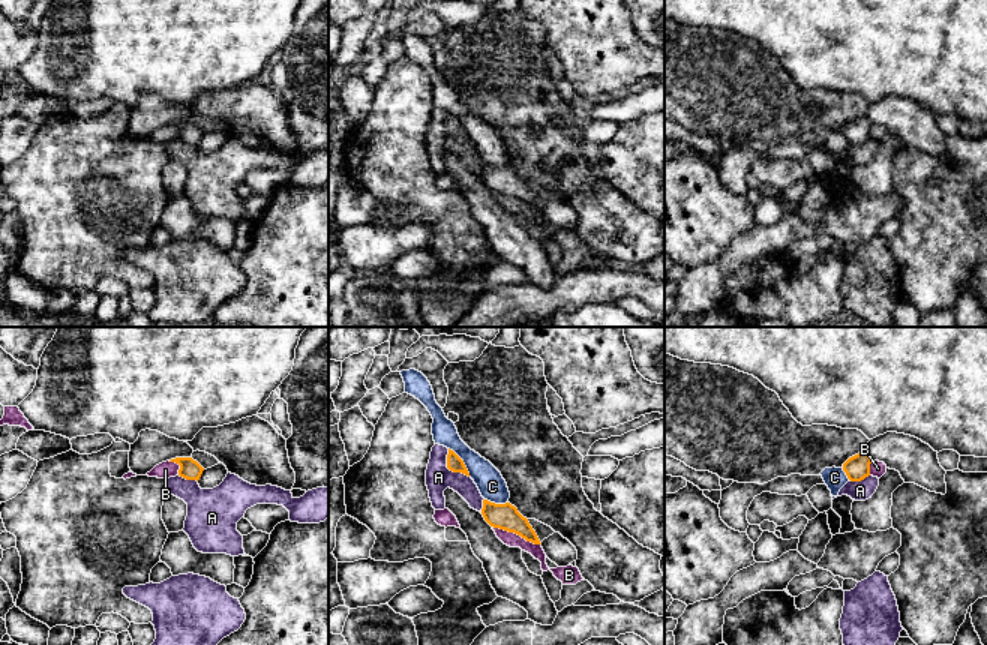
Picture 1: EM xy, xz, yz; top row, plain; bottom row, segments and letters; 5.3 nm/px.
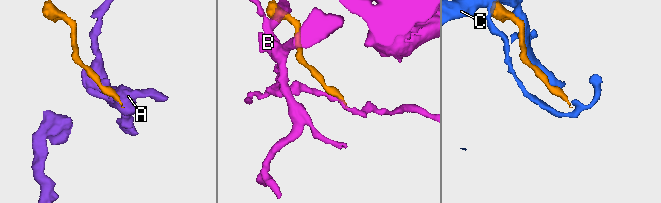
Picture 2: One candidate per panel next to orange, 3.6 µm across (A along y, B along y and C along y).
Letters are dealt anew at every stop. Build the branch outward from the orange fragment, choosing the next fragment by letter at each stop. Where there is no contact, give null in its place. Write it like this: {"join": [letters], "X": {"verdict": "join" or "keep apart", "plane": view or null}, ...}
{"join": [], "A": {"verdict": "keep apart", "plane": "xz"}, "B": {"verdict": "keep apart", "plane": "xz"}, "C": {"verdict": "keep apart", "plane": "xz"}}

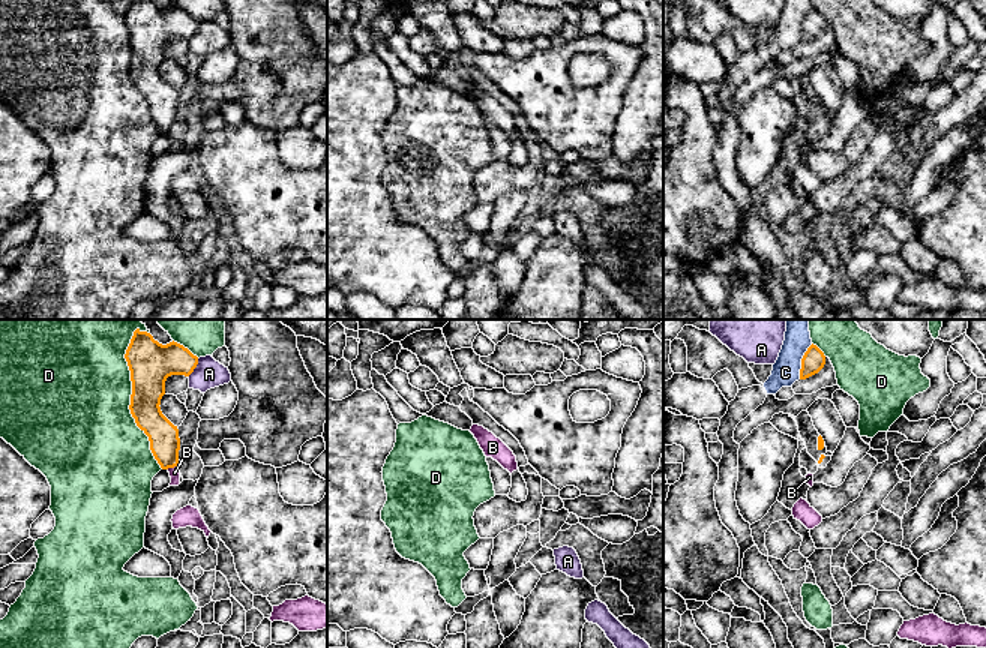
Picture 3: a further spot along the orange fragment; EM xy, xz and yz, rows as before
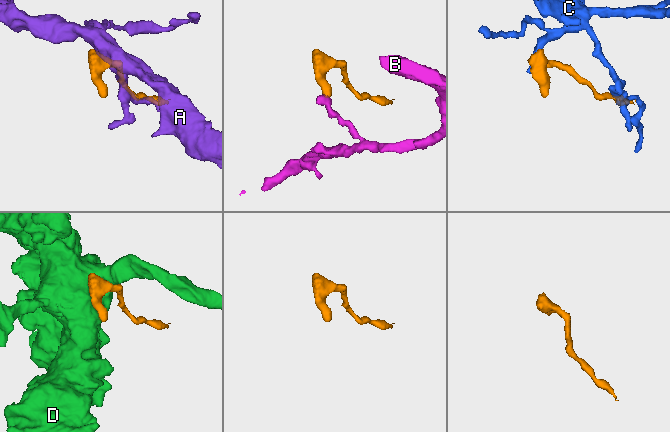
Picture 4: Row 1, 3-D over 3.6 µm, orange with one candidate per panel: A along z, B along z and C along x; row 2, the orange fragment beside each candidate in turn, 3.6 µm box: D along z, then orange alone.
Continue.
{"join": [], "A": {"verdict": "keep apart", "plane": "xy"}, "B": {"verdict": "keep apart", "plane": "xy"}, "C": {"verdict": "keep apart", "plane": "yz"}, "D": {"verdict": "keep apart", "plane": "xy"}}

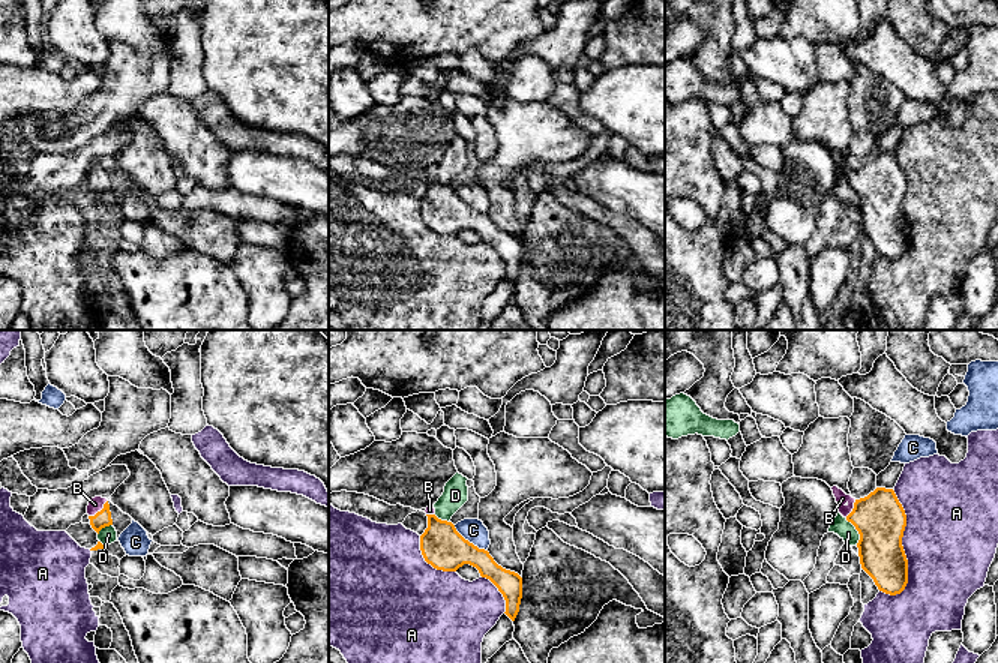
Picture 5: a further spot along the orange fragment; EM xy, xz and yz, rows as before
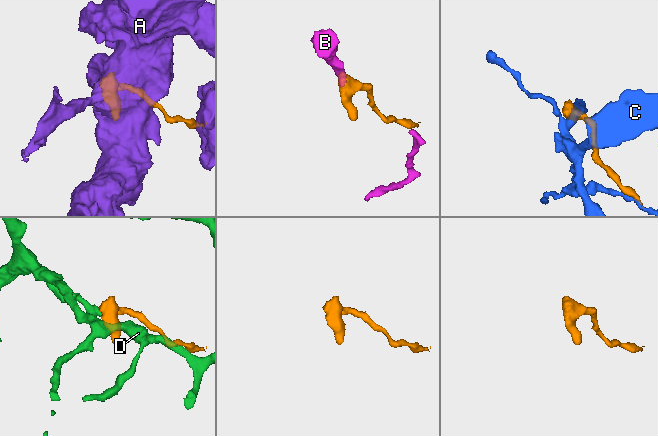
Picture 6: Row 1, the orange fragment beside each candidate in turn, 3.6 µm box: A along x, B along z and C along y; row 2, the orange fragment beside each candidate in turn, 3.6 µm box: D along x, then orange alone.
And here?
{"join": ["B"], "A": {"verdict": "keep apart", "plane": "yz"}, "B": {"verdict": "join", "plane": "xy"}, "C": {"verdict": "keep apart", "plane": "xz"}, "D": {"verdict": "keep apart", "plane": "yz"}}

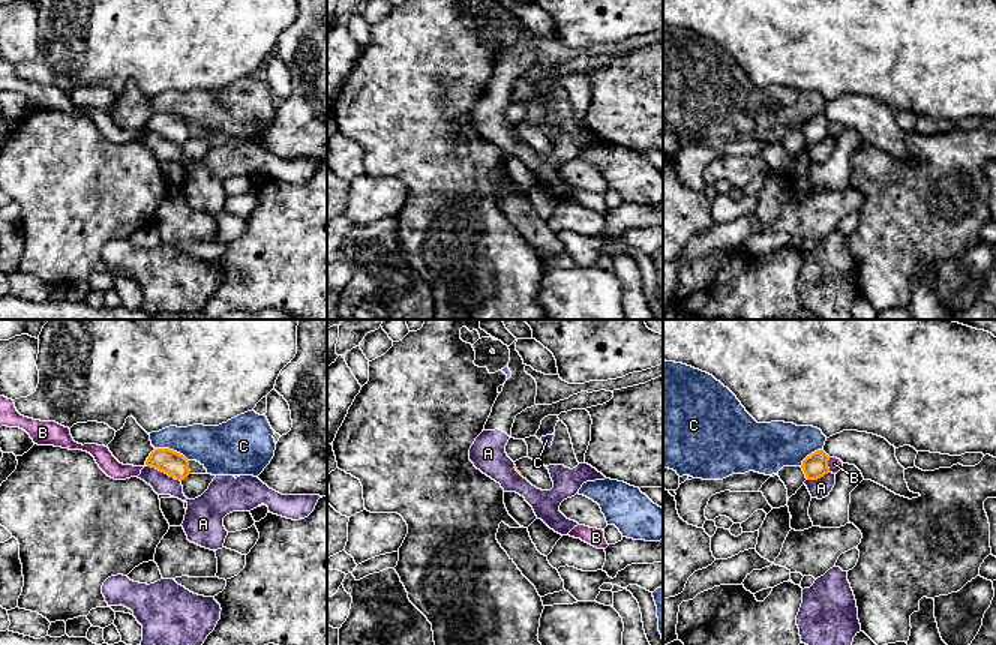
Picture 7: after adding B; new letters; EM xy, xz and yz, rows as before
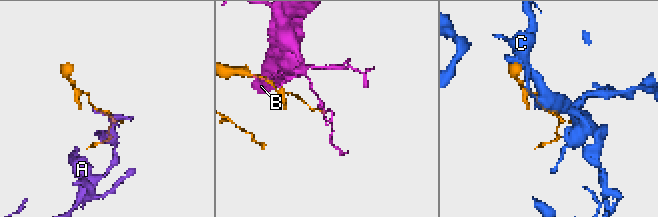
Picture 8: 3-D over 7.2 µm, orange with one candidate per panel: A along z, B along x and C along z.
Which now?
{"join": [], "A": {"verdict": "keep apart", "plane": "xy"}, "B": {"verdict": "keep apart", "plane": "yz"}, "C": {"verdict": "keep apart", "plane": "xy"}}

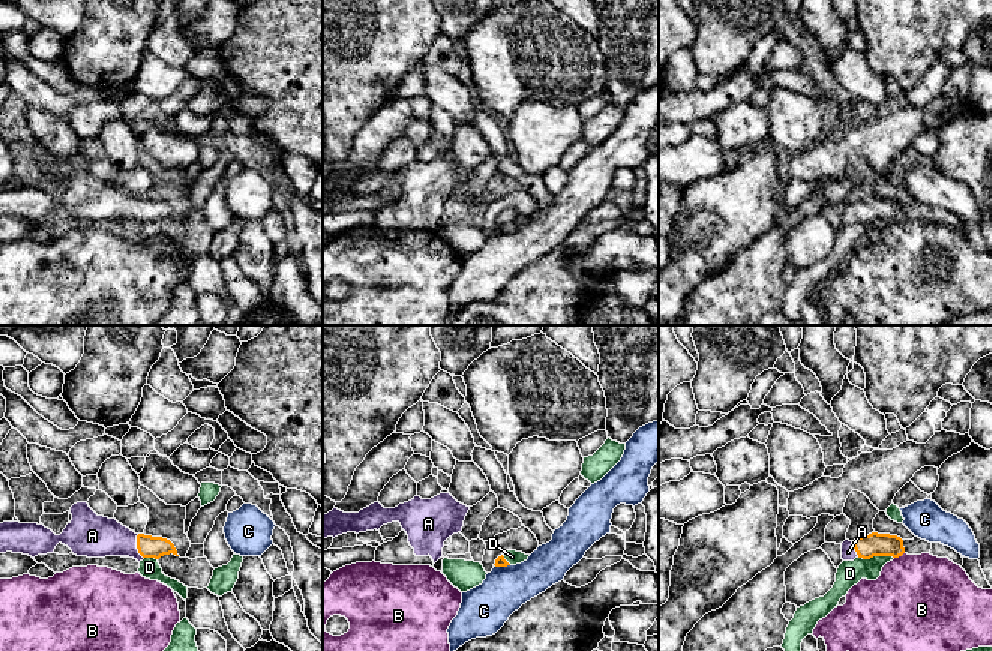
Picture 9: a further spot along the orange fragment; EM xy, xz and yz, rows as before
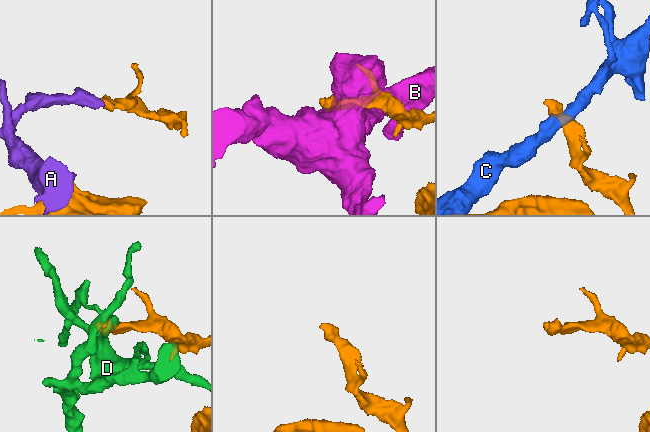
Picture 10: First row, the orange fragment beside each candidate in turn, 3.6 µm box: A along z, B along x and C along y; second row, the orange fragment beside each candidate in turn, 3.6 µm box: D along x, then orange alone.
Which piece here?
{"join": ["A"], "A": {"verdict": "join", "plane": "xy"}, "B": {"verdict": "keep apart", "plane": "yz"}, "C": {"verdict": "keep apart", "plane": "xz"}, "D": {"verdict": "keep apart", "plane": "yz"}}

